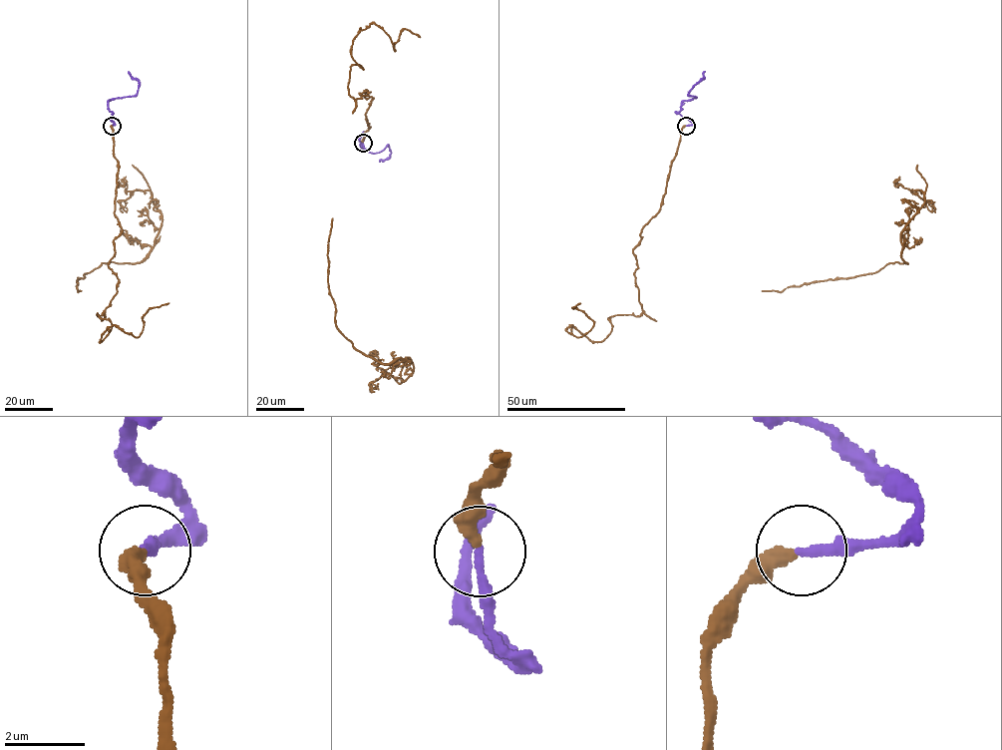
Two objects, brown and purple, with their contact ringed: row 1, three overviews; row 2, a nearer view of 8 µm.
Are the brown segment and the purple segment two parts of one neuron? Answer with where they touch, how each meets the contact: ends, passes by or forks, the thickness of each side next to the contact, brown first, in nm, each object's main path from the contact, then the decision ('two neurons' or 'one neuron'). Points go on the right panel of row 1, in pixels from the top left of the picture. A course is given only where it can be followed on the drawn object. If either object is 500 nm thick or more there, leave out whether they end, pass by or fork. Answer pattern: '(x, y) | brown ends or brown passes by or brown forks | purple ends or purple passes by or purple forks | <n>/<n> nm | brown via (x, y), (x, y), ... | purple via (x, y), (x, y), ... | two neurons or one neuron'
(686, 126) | brown ends | purple ends | 400/240 nm | brown via (685, 125), (663, 204), (633, 250), (639, 300), (657, 321), (907, 263), (901, 234), (924, 195), (895, 180) | purple via (686, 125), (693, 123), (675, 112), (680, 110), (682, 102), (696, 97), (688, 94), (705, 71) | one neuron

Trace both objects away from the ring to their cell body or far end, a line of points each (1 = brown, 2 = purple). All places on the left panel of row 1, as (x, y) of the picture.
1: (112, 125), (122, 228), (101, 321), (77, 279), (138, 263), (161, 225), (149, 190), (121, 180)
2: (112, 125), (113, 112), (108, 102), (135, 96), (140, 85), (128, 71)

